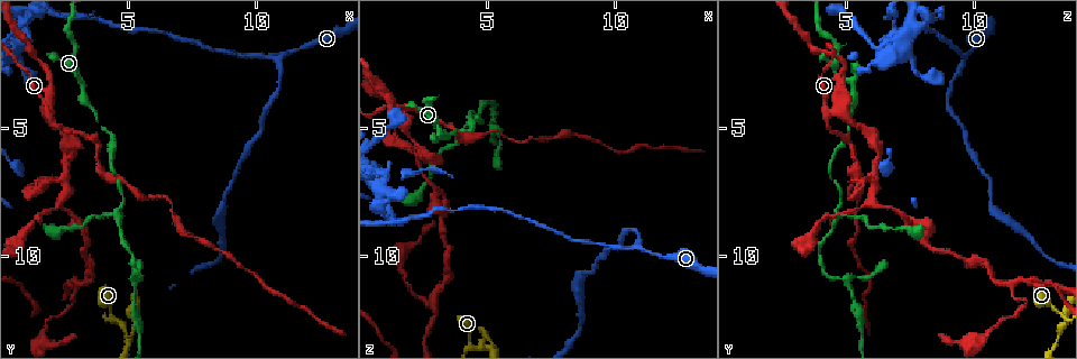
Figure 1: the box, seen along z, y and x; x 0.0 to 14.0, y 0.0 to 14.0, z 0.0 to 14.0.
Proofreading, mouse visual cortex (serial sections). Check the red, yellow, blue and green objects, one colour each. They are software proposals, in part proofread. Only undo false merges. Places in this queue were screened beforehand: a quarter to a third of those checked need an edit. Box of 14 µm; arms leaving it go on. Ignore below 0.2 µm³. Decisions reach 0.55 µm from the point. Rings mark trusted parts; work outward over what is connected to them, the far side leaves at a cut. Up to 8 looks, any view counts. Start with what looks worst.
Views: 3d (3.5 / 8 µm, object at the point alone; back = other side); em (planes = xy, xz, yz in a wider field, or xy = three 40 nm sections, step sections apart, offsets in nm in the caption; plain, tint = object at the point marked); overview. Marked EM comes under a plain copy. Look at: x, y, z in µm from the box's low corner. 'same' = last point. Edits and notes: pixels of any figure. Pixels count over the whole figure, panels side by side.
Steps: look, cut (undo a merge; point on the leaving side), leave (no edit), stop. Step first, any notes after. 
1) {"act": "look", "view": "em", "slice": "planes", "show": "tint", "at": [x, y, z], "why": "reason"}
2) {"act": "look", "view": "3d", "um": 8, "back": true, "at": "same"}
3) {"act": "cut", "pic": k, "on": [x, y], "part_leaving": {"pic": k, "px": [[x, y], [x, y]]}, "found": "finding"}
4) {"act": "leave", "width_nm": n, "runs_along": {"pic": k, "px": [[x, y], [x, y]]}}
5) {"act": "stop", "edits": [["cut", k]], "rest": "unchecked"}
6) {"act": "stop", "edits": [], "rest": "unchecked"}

{"act": "look", "view": "3d", "um": 3.5, "at": [1.7, 4.3, 4.2], "why": "three arms meet"}

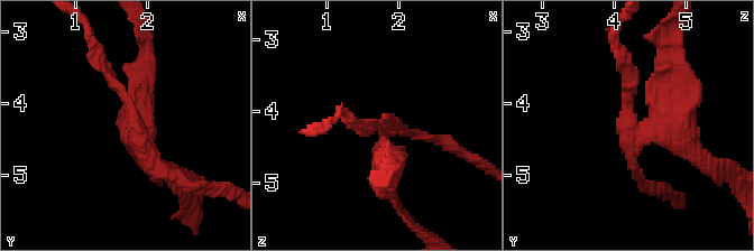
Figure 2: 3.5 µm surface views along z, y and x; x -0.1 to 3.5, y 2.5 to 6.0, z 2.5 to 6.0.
{"act": "look", "view": "em", "slice": "xy", "step": 1, "show": "tint", "at": [1.80, 4.35, 4.30]}

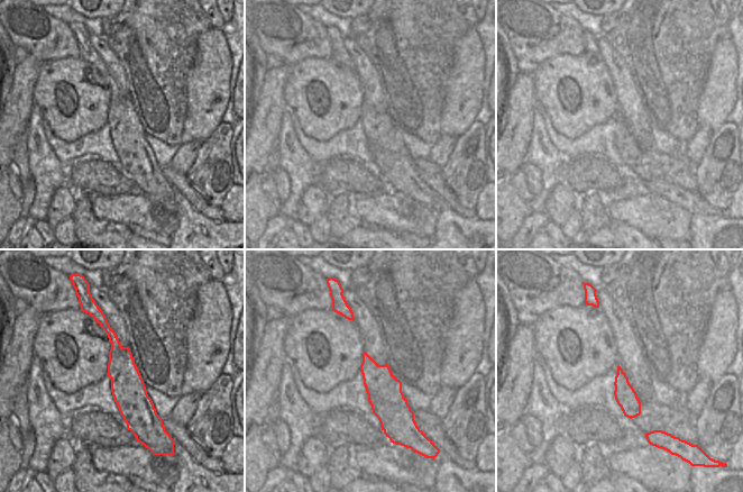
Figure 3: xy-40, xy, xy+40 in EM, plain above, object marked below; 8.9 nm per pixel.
{"act": "cut", "pic": 2, "on": [140, 87], "part_leaving": {"pic": 2, "px": [[641, 131], [676, 128], [729, 166]]}, "found": "two cells meet here"}

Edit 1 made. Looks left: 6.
{"act": "look", "view": "3d", "um": 3.5, "at": [10.9, 2.3, 9.6], "why": "three arms meet"}

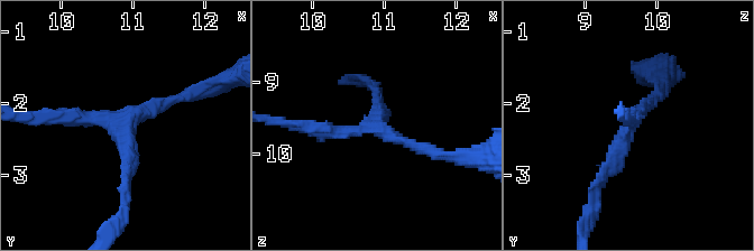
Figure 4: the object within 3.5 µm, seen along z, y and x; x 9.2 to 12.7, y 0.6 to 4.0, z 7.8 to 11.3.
{"act": "look", "view": "em", "slice": "xy", "step": 1, "show": "tint", "at": [10.95, 2.30, 9.60], "why": "shape alone is not enough"}

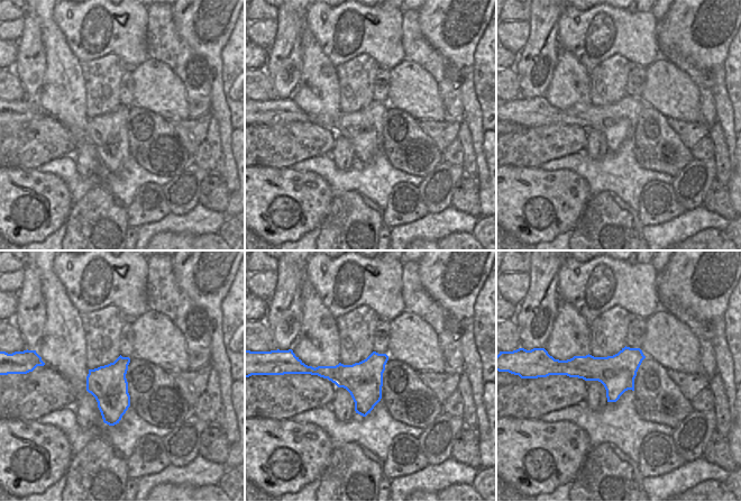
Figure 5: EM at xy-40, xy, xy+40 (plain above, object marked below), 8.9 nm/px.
{"act": "leave", "runs_along": {"pic": 4, "px": [[440, 155], [378, 127], [305, 127]]}, "found": "all the same cell"}

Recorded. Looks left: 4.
{"act": "look", "view": "3d", "um": 3.5, "at": [3.2, 3.2, 5.3], "why": "sharp bend"}

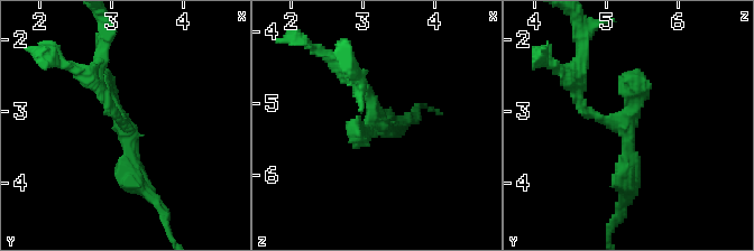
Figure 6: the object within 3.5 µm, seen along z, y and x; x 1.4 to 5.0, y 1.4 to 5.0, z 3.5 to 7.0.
{"act": "look", "view": "em", "slice": "xy", "step": 5, "show": "tint", "at": [3.20, 3.25, 5.25], "why": "need the tissue"}

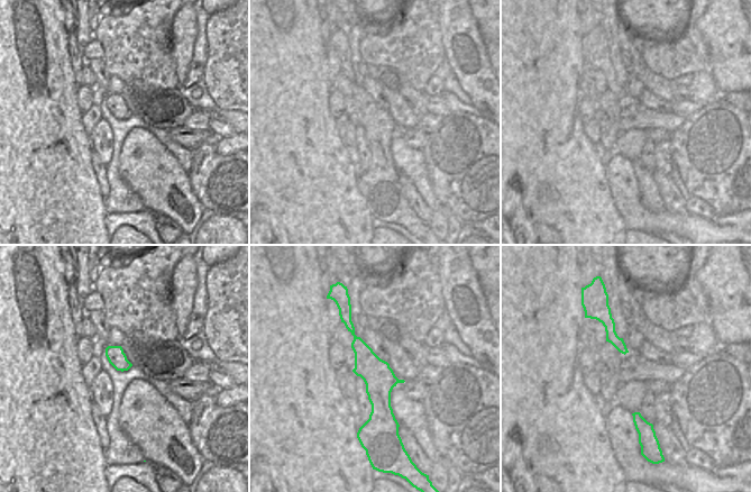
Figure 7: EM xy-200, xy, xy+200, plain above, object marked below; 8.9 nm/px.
{"act": "leave", "width_nm": 280, "runs_along": {"pic": 6, "px": [[100, 90], [153, 197]]}, "found": "continuous, no second cell"}

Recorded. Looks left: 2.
{"act": "stop", "edits": [["cut", 2]], "rest": "unchecked"}

